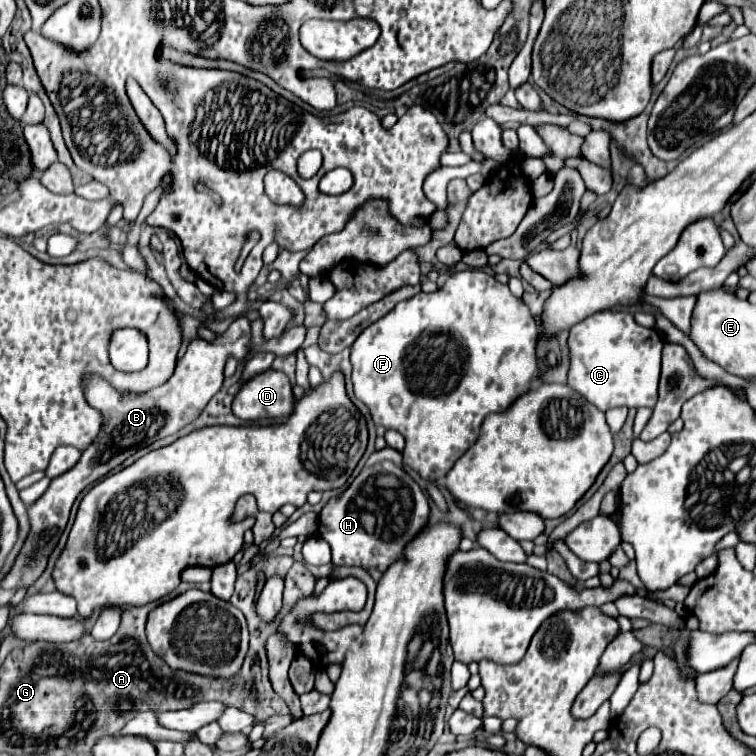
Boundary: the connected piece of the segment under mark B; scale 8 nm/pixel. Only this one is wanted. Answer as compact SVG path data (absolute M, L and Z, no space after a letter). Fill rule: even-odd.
M237 316L235 322L229 326L227 332L223 332L215 342L207 340L193 340L183 356L183 360L177 362L177 368L173 376L159 388L145 392L145 394L125 394L117 396L117 392L101 378L87 378L85 386L85 398L91 406L103 412L103 428L95 440L83 454L81 460L59 478L51 480L51 486L47 492L29 506L29 518L31 518L31 532L25 540L25 546L21 554L17 556L15 566L5 576L1 588L21 588L31 586L39 578L39 574L47 566L47 558L55 544L59 542L65 524L69 520L69 510L75 502L75 498L87 488L89 484L97 482L99 478L107 476L115 466L125 462L131 454L135 454L139 448L161 440L165 436L171 436L179 432L183 426L193 422L201 410L207 406L207 402L221 390L221 384L225 380L223 368L229 356L245 356L251 346L251 321L247 316ZM161 420L161 424L157 424Z

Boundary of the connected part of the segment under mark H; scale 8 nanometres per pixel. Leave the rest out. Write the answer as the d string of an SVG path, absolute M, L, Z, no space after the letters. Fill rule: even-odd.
M385 446L383 450L375 450L369 456L361 474L349 484L349 488L343 494L331 498L323 506L323 510L319 514L319 536L331 546L335 566L361 566L365 570L375 568L379 572L385 572L395 560L403 558L405 544L409 540L413 540L419 532L423 532L423 528L429 524L429 512L431 512L429 500L425 498L423 490L403 470L401 452Z

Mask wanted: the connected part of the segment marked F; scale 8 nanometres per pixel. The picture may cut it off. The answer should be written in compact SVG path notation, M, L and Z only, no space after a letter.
M463 270L463 272L455 272L449 276L449 280L435 292L425 294L419 292L409 300L399 302L387 316L383 316L379 322L373 322L371 326L367 326L359 338L355 340L355 344L351 346L351 382L353 382L353 392L355 398L359 398L371 412L371 418L375 424L385 426L387 430L393 428L397 432L403 434L405 438L405 450L403 450L403 464L409 466L411 470L415 470L421 478L429 480L429 482L439 482L445 478L445 474L453 468L453 464L463 456L463 452L467 452L467 448L479 438L479 428L481 422L485 420L487 414L493 412L505 412L509 410L509 406L523 394L527 394L531 390L531 386L539 380L541 372L539 372L539 364L537 364L537 354L535 354L535 346L537 346L537 324L529 312L529 308L517 300L509 286L501 284L495 276L483 272L483 270Z

